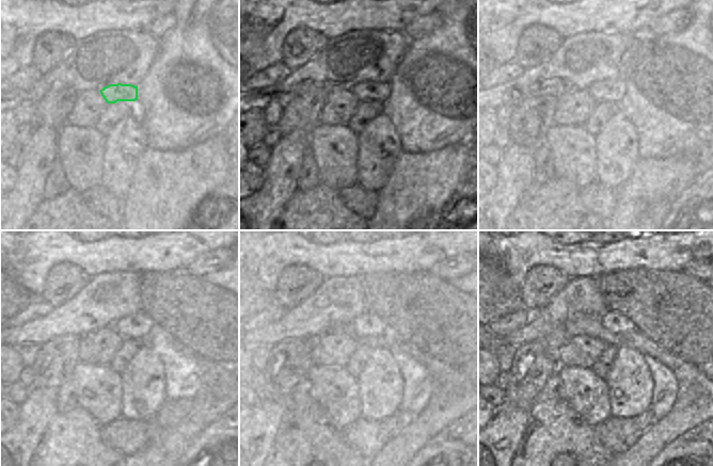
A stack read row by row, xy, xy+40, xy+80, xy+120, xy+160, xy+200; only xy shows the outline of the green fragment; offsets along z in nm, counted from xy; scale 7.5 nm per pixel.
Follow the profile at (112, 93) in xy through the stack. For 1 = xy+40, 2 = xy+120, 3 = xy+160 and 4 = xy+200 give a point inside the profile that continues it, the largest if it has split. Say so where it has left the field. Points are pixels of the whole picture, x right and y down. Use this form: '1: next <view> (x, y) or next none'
1: next xy+40 (364, 91)
2: next xy+120 (137, 326)
3: next xy+160 (368, 325)
4: next xy+200 (614, 322)

